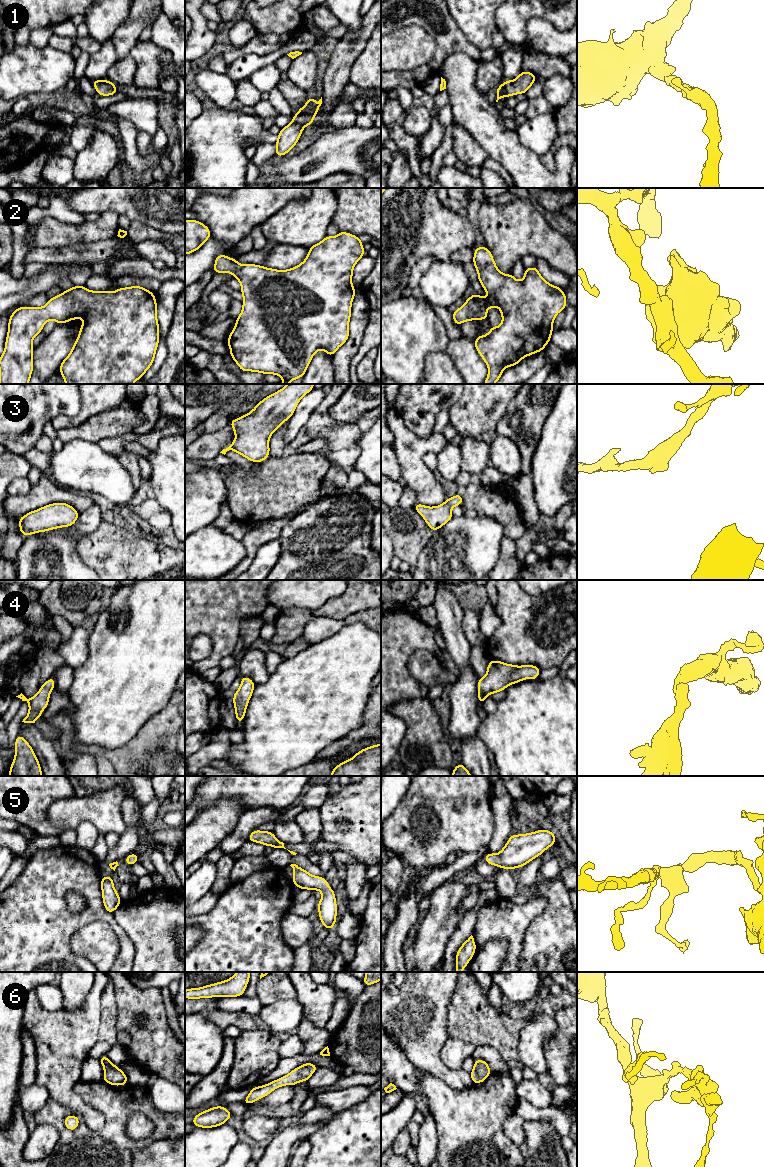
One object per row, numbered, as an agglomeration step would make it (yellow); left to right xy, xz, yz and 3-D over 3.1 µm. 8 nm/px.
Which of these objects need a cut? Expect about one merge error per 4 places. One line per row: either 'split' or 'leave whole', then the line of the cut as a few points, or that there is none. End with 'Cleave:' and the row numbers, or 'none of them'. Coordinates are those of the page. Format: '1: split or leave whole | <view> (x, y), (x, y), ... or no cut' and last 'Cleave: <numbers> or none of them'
1: leave whole | no cut
2: leave whole | no cut
3: leave whole | no cut
4: leave whole | no cut
5: leave whole | no cut
6: leave whole | no cut
Cleave: none of them

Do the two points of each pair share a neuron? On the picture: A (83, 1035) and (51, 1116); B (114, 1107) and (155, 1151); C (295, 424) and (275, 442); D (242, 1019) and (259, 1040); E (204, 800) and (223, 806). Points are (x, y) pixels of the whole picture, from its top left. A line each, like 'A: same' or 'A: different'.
A: different
B: different
C: different
D: different
E: different

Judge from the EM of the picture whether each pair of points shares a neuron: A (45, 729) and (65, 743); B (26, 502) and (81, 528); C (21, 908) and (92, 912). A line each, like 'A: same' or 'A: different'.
A: different
B: different
C: same

